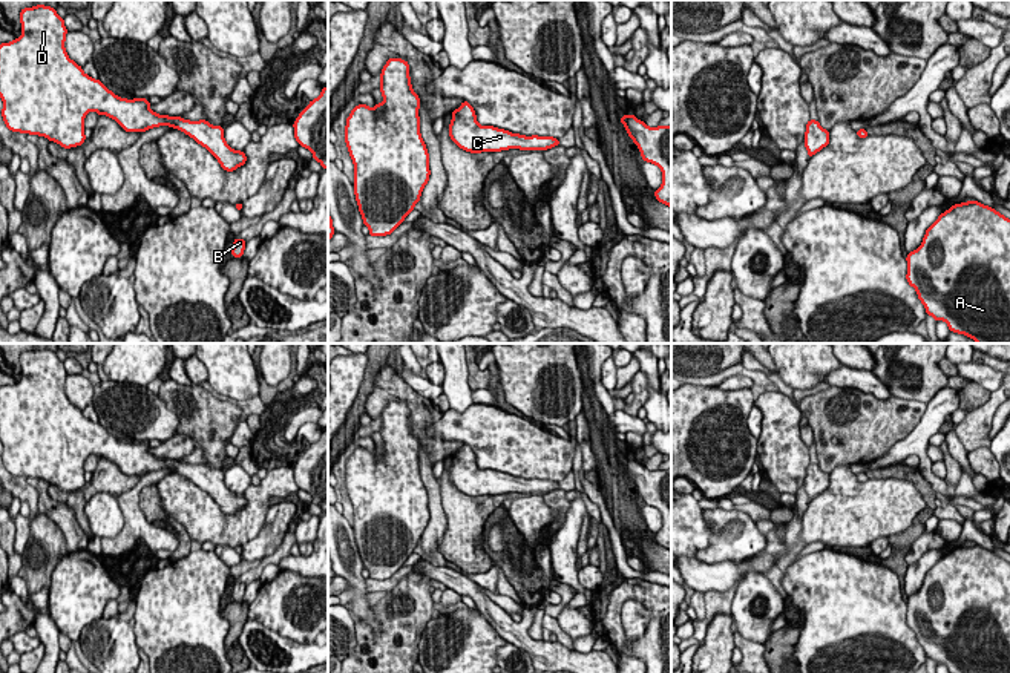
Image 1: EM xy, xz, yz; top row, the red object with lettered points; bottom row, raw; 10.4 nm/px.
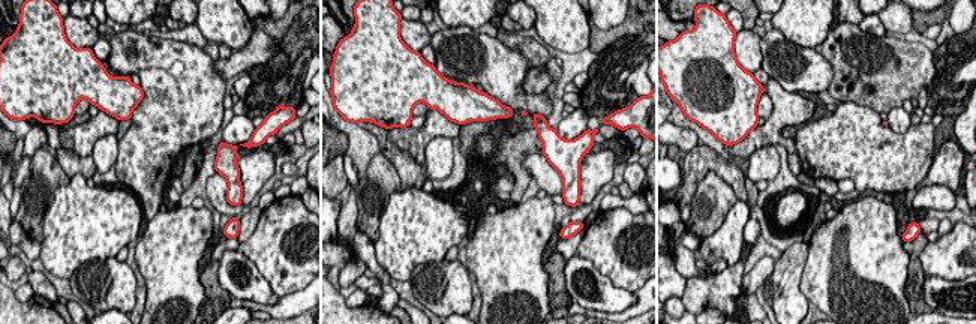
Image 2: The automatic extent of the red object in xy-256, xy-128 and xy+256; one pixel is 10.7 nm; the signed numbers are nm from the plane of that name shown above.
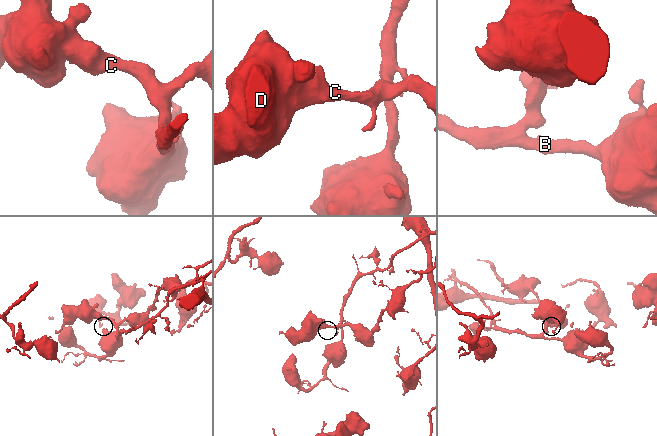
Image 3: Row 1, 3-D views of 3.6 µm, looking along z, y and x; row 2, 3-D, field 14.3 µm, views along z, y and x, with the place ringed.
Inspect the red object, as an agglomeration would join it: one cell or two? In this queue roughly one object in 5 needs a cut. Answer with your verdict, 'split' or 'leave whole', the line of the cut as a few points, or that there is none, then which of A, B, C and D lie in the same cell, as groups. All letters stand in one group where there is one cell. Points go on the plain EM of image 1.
leave whole; cut none; groups A B C D

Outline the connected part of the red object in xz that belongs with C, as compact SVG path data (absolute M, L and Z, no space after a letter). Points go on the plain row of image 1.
M463 445L461 449L451 457L449 480L460 492L471 497L501 495L509 492L538 492L544 495L559 489L559 483L553 480L526 480L494 469L480 469L475 454L467 445Z

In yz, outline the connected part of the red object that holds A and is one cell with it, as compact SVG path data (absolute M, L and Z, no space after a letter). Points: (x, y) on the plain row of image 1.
M973 543L952 549L926 573L921 589L910 595L906 599L906 604L906 622L909 629L915 632L918 642L926 652L926 656L936 665L944 664L949 673L1010 673L1010 563L995 552Z

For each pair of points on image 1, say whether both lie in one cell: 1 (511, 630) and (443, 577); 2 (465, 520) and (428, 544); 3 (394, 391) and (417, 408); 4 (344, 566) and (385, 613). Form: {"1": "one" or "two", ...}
{"1": "one", "2": "two", "3": "one", "4": "two"}

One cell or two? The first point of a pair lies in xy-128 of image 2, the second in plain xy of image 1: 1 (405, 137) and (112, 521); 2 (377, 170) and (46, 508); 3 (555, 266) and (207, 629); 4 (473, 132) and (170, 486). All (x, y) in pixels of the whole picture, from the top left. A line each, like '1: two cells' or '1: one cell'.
1: two cells
2: two cells
3: two cells
4: two cells

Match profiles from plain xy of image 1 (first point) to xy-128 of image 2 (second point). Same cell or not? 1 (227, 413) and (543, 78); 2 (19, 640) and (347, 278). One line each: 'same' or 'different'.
1: different
2: different

